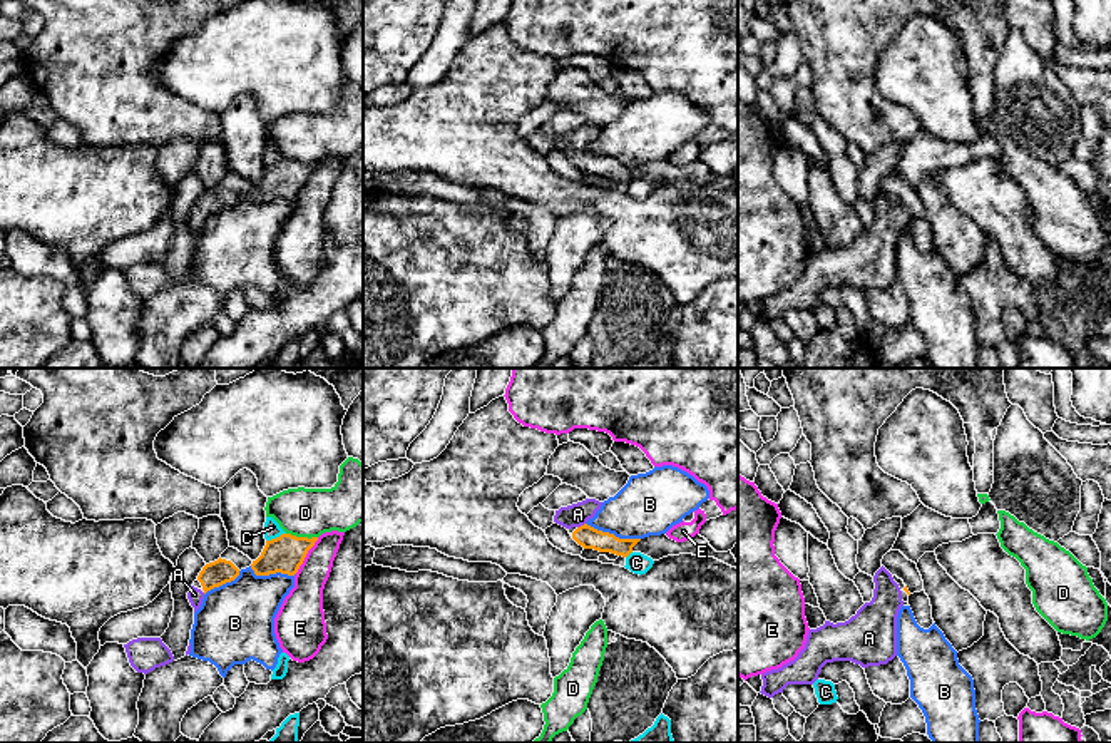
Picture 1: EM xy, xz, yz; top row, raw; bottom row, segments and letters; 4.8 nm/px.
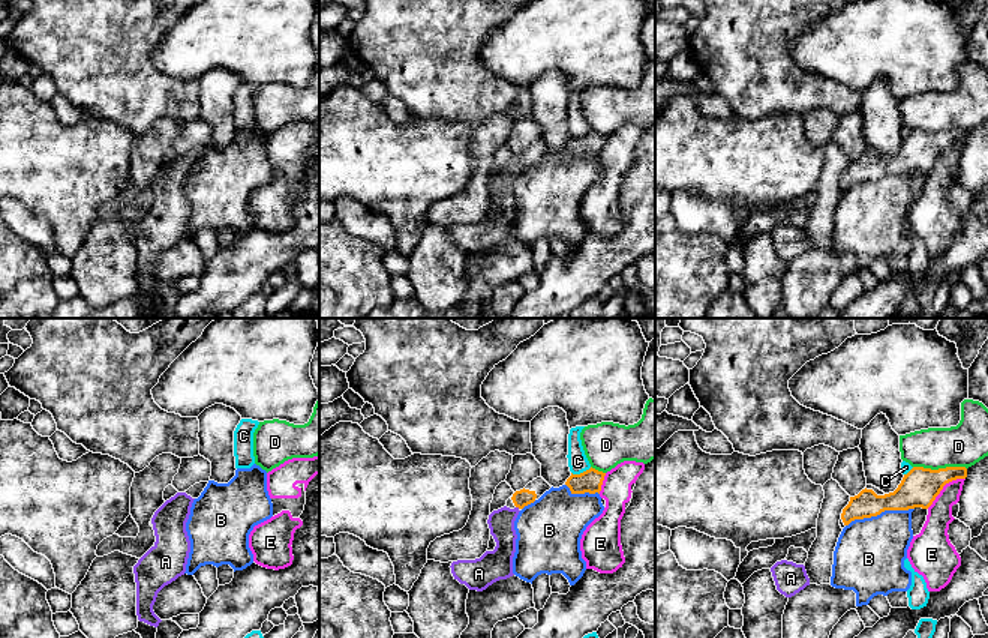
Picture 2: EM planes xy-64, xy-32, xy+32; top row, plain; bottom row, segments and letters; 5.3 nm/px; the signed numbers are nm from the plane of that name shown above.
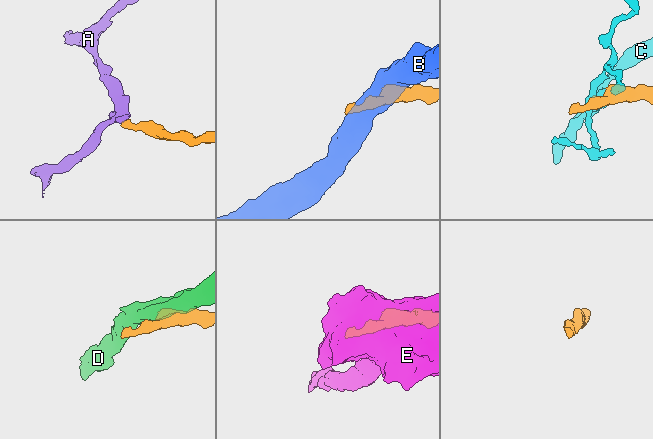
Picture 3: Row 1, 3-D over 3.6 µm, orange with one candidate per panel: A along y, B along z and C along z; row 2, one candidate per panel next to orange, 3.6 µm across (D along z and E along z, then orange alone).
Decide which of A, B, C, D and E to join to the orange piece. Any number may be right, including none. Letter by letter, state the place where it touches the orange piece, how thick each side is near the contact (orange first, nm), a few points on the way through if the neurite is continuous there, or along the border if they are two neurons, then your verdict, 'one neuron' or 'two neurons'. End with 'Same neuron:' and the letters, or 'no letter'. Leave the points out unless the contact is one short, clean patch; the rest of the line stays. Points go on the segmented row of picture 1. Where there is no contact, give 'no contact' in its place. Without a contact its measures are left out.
A: xz (581, 526) | 110/110 nm | across xz (586, 536), (581, 526), (578, 514) | one neuron
B: xz (613, 534) | 110/300 nm | along xz (586, 522), (619, 538), (639, 539) | two neurons
C: xy (276, 538) | 180/80 nm | two neurons
D: xy (302, 538) | 180/240 nm | along xy (286, 532), (296, 538), (317, 538) | two neurons
E: xy (305, 556) | 180/190 nm | two neurons
Same neuron: A

